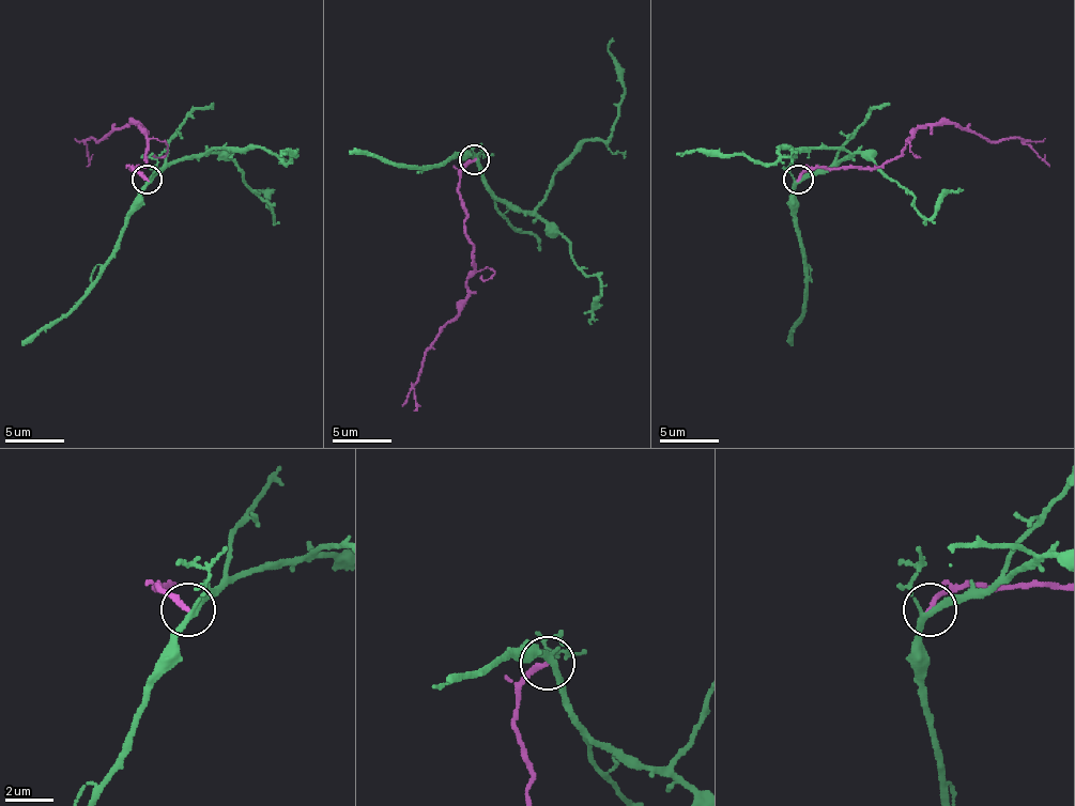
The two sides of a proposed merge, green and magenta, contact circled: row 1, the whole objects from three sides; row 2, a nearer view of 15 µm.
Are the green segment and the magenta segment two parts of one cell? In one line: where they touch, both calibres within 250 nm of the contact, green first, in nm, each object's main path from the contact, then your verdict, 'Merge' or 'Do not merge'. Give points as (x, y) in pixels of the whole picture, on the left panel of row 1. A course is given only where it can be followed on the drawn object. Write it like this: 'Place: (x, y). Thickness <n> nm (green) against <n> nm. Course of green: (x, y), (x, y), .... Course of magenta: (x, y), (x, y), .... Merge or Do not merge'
Place: (147, 180). Thickness 200 nm (green) against 190 nm. Course of green: (148, 182), (174, 161), (209, 150), (259, 146), (286, 164), (297, 155), (282, 152), (286, 155). Course of magenta: (148, 179), (133, 167), (141, 167), (148, 138), (136, 123), (97, 140), (92, 138), (86, 143), (86, 167). Do not merge

